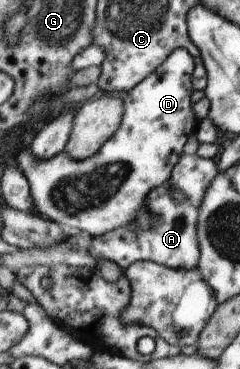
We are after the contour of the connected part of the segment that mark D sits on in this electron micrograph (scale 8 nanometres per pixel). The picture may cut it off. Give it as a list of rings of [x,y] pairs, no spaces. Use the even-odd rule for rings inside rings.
[[[185,48],[175,50],[169,59],[149,78],[144,79],[133,91],[128,92],[125,101],[125,115],[118,132],[92,158],[83,161],[72,160],[66,153],[44,162],[36,160],[29,148],[16,156],[18,167],[24,171],[31,184],[34,202],[42,217],[56,221],[68,230],[80,230],[96,238],[118,228],[135,226],[148,230],[152,221],[148,197],[154,189],[169,183],[174,167],[185,152],[190,135],[196,133],[199,123],[192,110],[190,95],[194,90],[193,74],[195,60]]]

